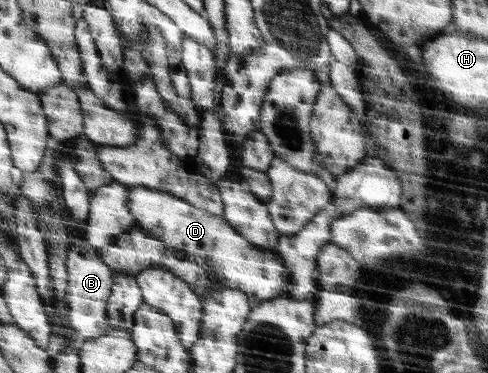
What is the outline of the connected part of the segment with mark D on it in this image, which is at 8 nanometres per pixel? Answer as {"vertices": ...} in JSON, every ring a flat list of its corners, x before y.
{"vertices":[[142,186,129,188,129,207,134,215,136,226,147,233,174,246,180,252,186,252,192,260,204,268,213,268,221,275,226,288,237,288,256,302,272,299,284,294,291,288,289,270,284,266,277,247,258,249,252,246,221,215,210,214,192,206,181,198,160,191,146,190]]}

